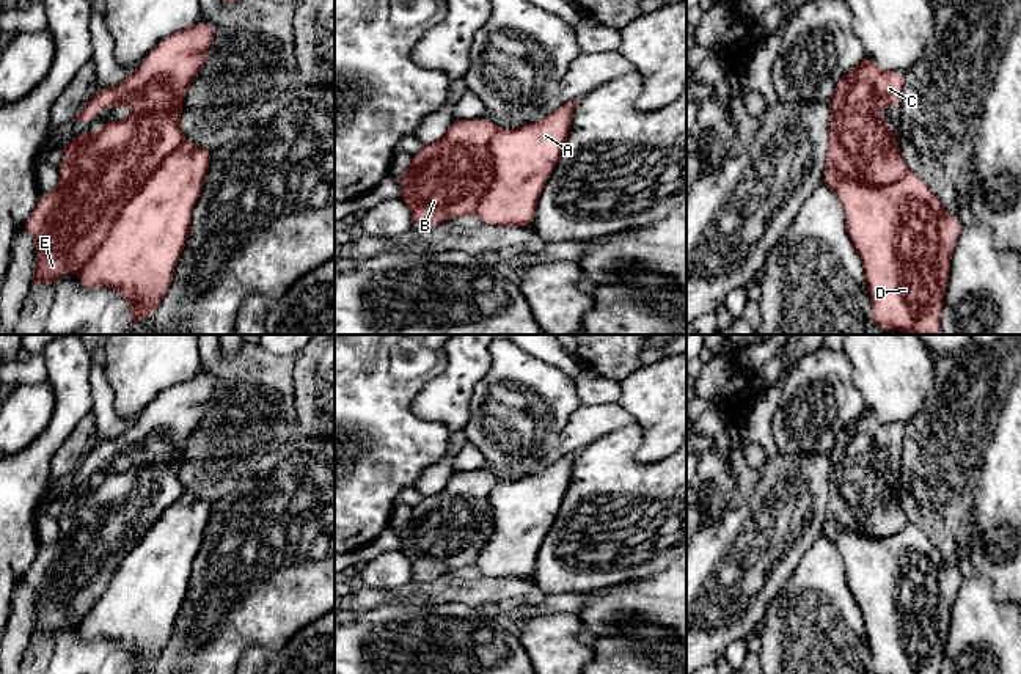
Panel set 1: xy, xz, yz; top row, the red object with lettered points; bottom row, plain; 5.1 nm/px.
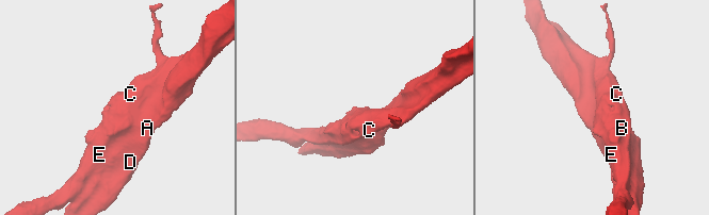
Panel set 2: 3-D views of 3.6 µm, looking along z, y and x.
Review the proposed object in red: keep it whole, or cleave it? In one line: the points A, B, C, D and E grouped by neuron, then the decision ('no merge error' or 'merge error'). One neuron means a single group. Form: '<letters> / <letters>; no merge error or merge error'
A D / B C E; merge error

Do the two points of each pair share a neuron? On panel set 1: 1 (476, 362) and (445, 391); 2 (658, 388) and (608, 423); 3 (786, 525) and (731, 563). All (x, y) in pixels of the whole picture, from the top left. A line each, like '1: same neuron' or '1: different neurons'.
1: same neuron
2: different neurons
3: same neuron

